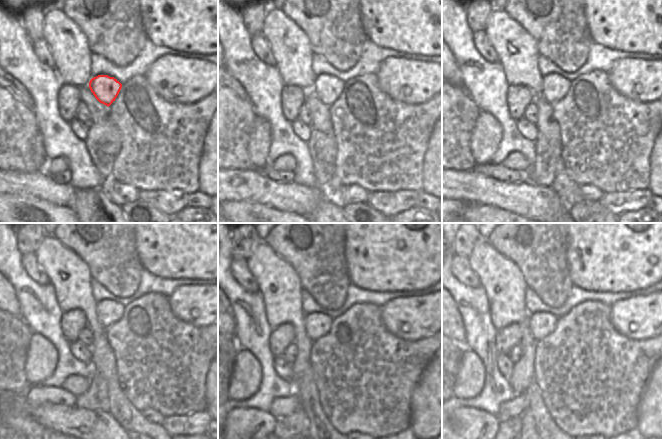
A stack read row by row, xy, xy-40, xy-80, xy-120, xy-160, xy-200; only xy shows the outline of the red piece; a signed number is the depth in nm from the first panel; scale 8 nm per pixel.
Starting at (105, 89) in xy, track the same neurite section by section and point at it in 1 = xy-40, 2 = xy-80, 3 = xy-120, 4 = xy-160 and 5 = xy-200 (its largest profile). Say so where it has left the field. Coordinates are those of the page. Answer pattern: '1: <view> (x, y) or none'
1: xy-40 (327, 88)
2: xy-80 (555, 87)
3: xy-120 (109, 312)
4: xy-160 (317, 325)
5: xy-200 (541, 325)

